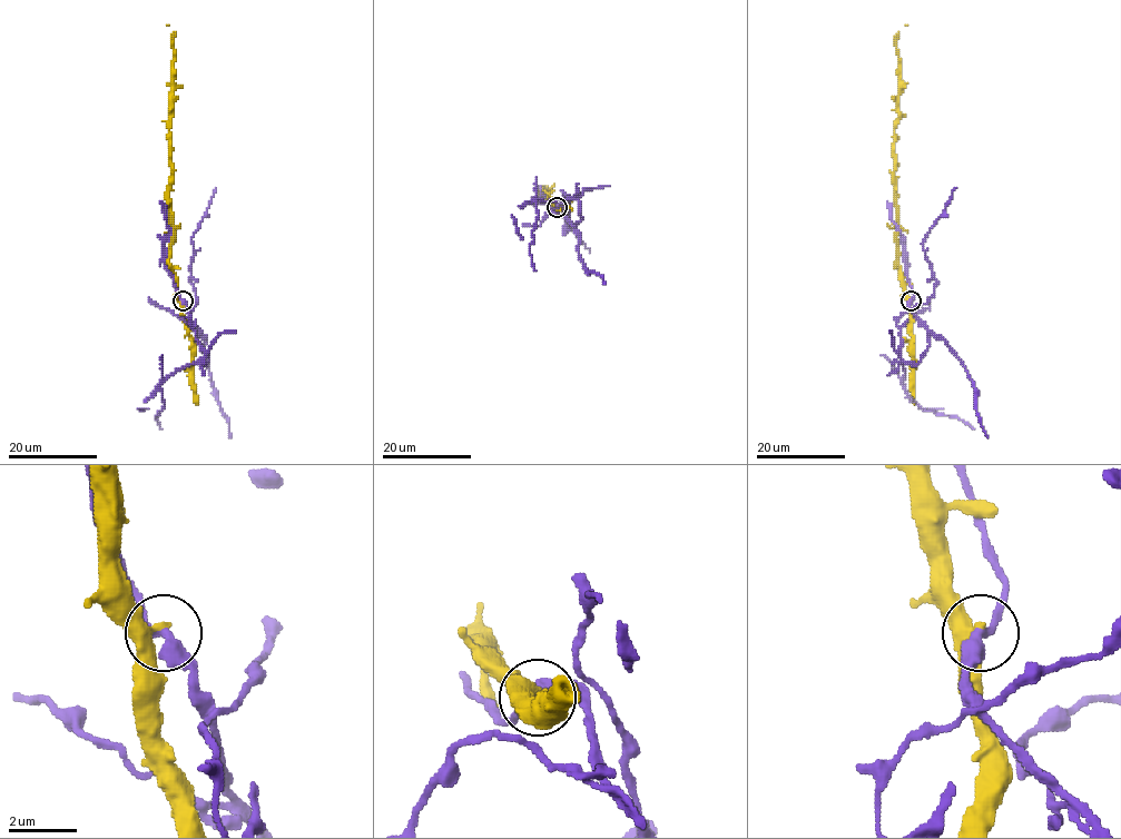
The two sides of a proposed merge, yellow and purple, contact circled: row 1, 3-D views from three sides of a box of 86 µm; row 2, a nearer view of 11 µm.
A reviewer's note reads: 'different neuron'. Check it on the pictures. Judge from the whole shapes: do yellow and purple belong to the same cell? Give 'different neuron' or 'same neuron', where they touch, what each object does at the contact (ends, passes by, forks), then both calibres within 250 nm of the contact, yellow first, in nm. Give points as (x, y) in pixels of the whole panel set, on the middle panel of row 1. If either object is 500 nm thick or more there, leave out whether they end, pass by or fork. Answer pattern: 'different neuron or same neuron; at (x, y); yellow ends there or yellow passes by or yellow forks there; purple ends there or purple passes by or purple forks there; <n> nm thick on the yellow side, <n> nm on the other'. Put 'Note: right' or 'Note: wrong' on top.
Note: right
different neuron; at (557, 207); yellow passes by; purple passes by; 280 nm thick on the yellow side, 380 nm on the other

